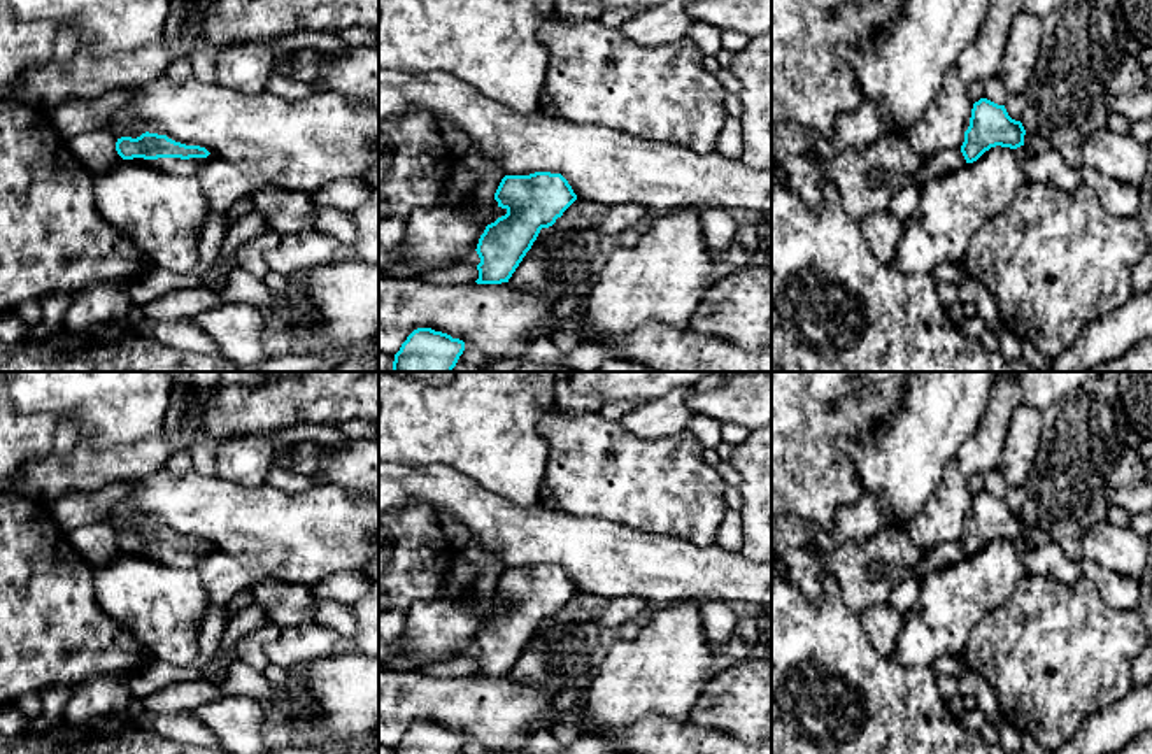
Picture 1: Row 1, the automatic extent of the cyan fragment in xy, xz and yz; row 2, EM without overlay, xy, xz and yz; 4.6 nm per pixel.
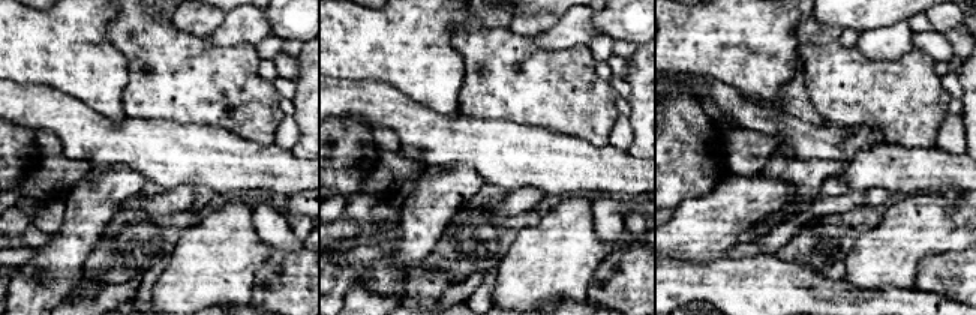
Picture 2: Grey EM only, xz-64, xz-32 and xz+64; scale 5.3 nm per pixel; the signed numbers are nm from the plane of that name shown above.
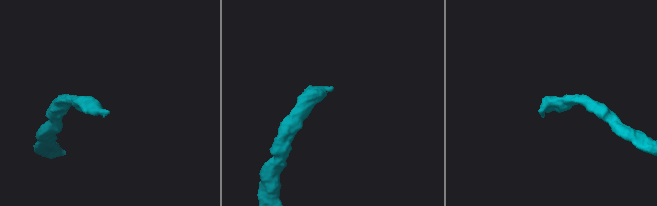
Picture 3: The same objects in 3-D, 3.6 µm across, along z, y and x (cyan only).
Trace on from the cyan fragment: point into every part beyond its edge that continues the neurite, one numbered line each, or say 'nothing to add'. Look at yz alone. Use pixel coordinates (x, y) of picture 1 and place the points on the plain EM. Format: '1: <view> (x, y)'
1: yz (945, 554)

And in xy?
1: xy (167, 558)

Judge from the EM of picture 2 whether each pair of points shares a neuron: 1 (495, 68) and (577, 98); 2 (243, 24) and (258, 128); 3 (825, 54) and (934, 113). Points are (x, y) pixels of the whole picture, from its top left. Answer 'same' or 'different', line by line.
1: same
2: different
3: same

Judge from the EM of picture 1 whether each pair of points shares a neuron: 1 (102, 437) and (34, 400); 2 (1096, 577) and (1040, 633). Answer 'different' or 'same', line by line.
1: same
2: different

